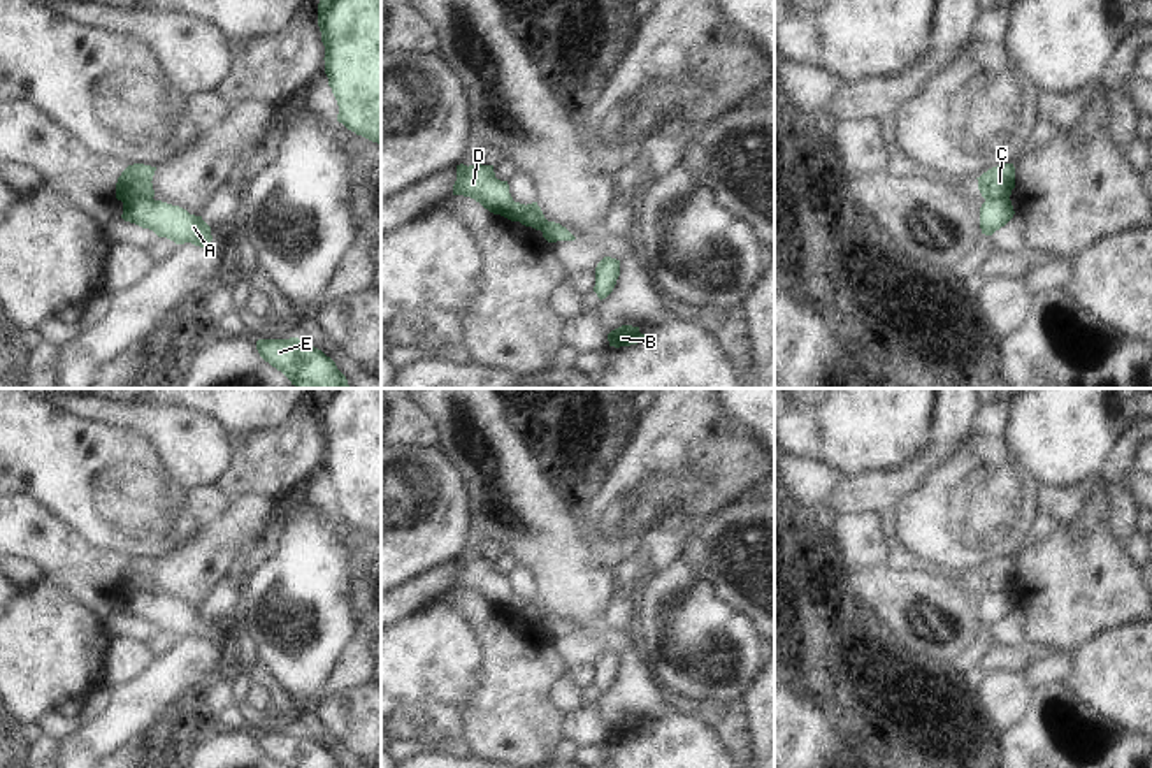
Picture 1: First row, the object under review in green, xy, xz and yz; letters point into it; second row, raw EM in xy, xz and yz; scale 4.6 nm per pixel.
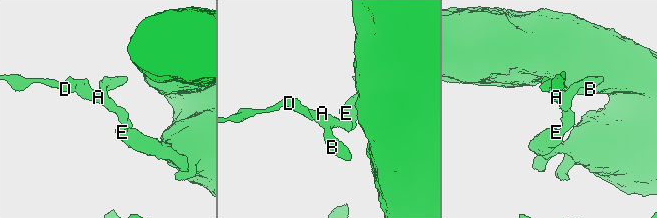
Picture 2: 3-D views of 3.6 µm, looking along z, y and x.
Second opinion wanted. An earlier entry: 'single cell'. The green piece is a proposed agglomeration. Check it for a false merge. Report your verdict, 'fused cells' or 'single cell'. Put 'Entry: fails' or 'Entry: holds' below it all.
fused cells
Entry: fails

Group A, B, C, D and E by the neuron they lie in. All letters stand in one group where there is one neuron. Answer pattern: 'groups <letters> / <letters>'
groups A B E / C D

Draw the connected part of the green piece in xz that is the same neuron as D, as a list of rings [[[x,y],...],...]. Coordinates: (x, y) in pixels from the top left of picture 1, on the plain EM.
[[[457,559],[453,589],[471,590],[490,606],[500,608],[511,615],[520,615],[539,601],[537,596],[527,599],[515,596],[508,575],[495,571],[493,559]]]

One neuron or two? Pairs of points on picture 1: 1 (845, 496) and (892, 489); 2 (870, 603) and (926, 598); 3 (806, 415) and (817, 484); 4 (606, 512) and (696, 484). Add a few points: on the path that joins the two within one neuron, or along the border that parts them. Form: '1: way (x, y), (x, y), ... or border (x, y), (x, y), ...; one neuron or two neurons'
1: way (857, 492), (880, 491); one neuron
2: way (884, 603), (912, 603); one neuron
3: border (792, 452), (803, 457), (817, 457), (843, 475); two neurons
4: way (629, 496), (641, 484), (673, 484); one neuron

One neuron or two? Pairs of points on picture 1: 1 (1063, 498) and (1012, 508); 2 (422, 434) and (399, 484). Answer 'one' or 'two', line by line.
1: two
2: two

